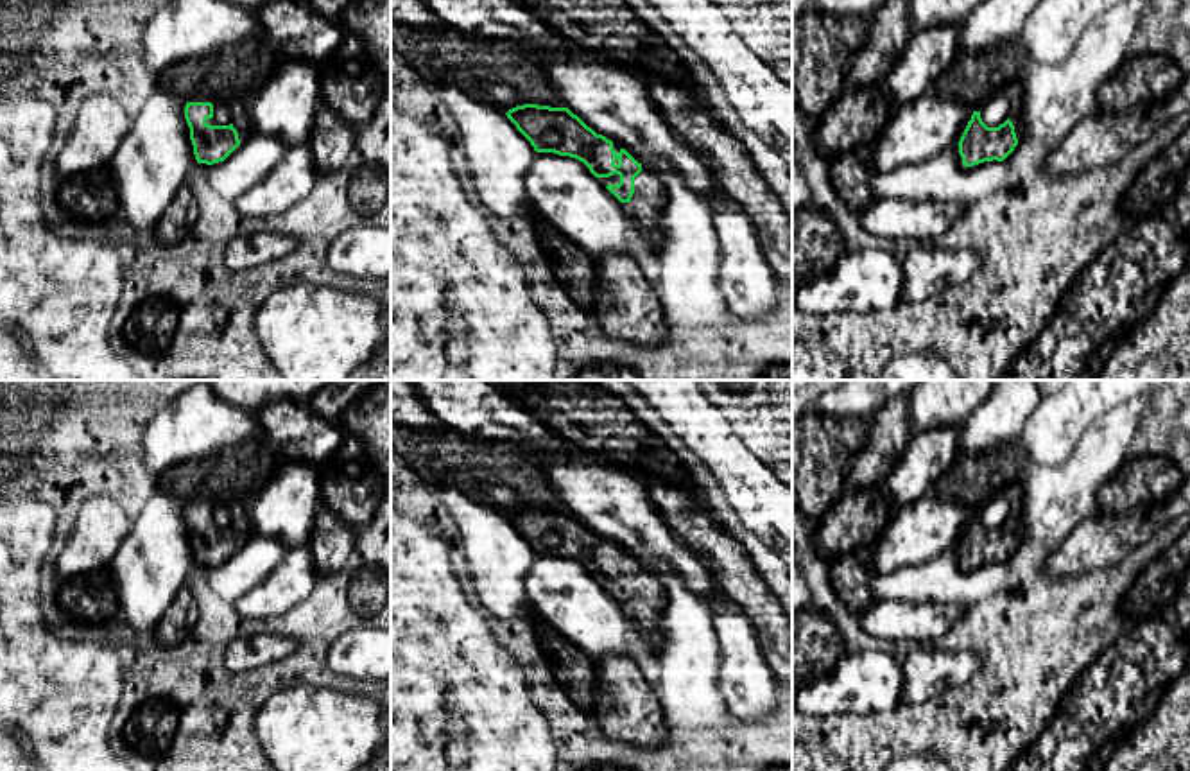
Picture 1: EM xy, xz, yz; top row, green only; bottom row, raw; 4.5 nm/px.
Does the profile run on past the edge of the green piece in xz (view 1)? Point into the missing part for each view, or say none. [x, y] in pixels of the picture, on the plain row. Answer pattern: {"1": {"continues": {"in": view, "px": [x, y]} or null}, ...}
{"1": {"continues": {"in": "xz", "px": [649, 599]}}}

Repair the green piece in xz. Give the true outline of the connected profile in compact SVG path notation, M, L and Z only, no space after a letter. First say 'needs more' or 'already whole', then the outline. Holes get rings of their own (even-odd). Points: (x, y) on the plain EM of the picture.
needs more | M523 506L505 516L536 554L554 554L582 563L620 602L625 617L638 626L642 638L660 651L660 617L667 606L667 593L647 568L618 545L597 536L568 509Z

